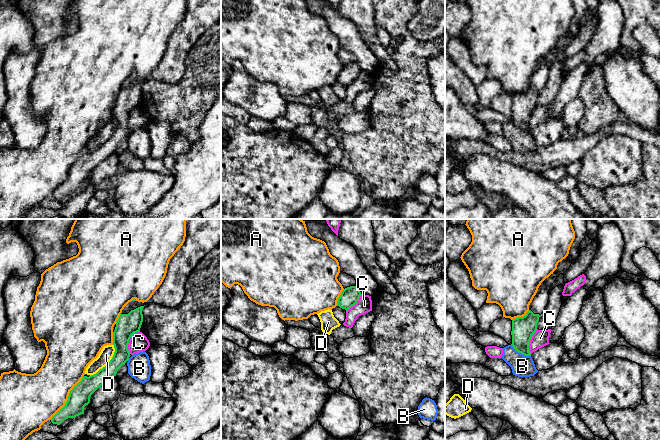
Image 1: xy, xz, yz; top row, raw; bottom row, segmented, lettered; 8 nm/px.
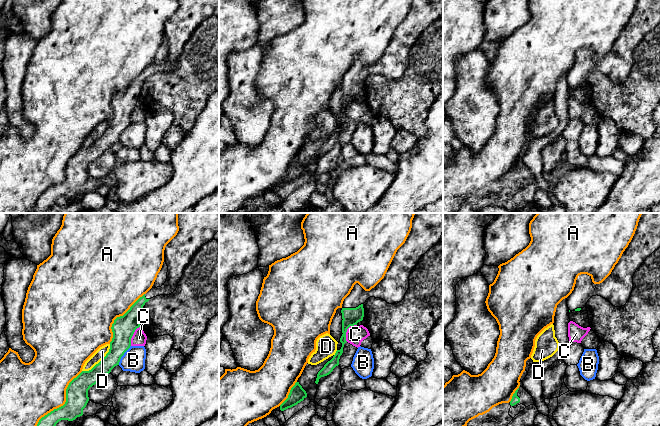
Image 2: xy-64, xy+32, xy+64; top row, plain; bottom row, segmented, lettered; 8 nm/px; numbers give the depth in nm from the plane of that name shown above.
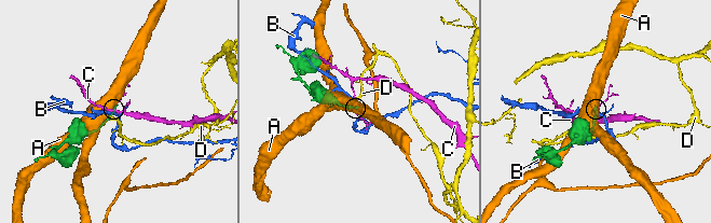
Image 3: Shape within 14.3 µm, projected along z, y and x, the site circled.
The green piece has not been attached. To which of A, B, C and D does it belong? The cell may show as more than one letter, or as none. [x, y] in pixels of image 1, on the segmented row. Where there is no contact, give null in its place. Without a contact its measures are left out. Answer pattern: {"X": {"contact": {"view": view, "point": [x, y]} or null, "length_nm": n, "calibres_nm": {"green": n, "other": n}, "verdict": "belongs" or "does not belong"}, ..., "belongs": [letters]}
{"A": {"contact": {"view": "xy", "point": [68, 397]}, "length_nm": 440, "calibres_nm": {"green": 170, "other": 380}, "verdict": "does not belong"}, "B": {"contact": {"view": "yz", "point": [520, 352]}, "length_nm": 190, "calibres_nm": {"green": 180, "other": 180}, "verdict": "does not belong"}, "C": {"contact": {"view": "xy", "point": [128, 341]}, "length_nm": 200, "calibres_nm": {"green": 180, "other": 150}, "verdict": "does not belong"}, "D": {"contact": {"view": "xy", "point": [109, 362]}, "length_nm": 320, "calibres_nm": {"green": 140, "other": 110}, "verdict": "does not belong"}, "belongs": []}

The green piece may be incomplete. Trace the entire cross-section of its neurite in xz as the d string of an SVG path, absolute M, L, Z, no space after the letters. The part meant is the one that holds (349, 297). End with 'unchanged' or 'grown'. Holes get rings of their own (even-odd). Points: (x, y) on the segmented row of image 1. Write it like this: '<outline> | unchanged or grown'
M356 286L347 287L338 298L337 306L347 311L358 302L361 295L360 290Z | unchanged

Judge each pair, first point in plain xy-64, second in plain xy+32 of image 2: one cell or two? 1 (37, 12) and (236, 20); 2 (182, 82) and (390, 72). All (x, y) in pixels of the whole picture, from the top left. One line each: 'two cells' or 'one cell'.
1: two cells
2: two cells

